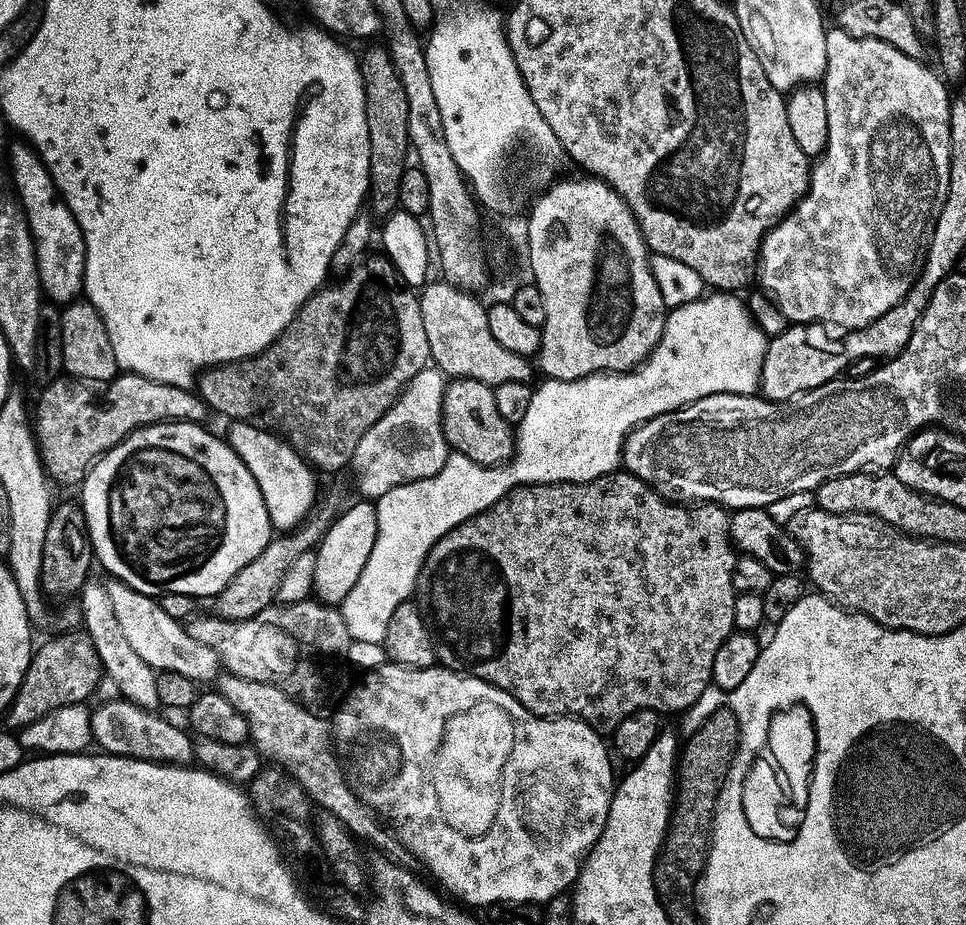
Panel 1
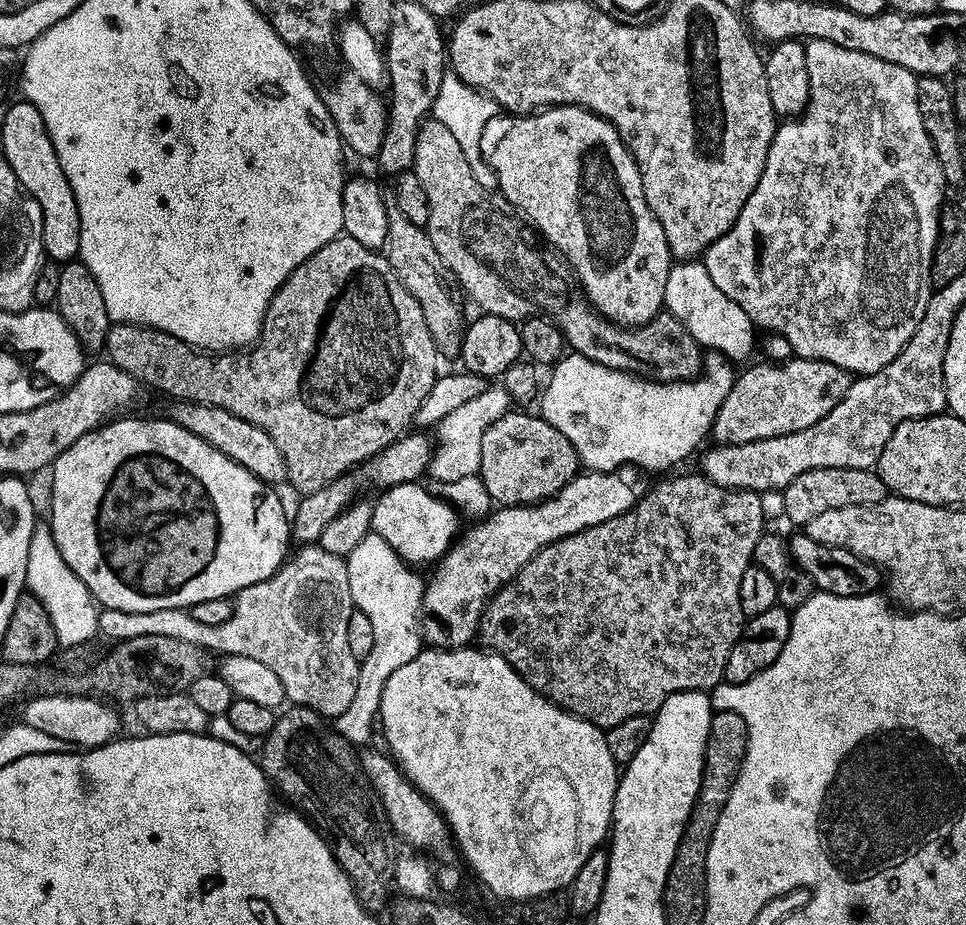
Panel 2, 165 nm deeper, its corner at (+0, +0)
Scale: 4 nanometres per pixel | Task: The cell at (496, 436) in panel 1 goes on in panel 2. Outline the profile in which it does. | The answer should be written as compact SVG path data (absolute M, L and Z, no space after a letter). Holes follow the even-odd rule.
M527 411L508 412L486 430L485 438L482 441L479 477L483 480L493 505L500 508L523 508L529 504L541 504L543 500L550 500L552 497L560 495L560 491L582 472L580 456L570 441L561 432L554 430L554 426L550 426L548 420L539 415L536 415L537 417L527 416L524 412Z

